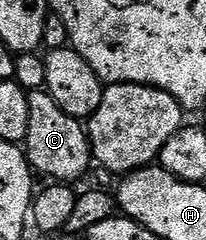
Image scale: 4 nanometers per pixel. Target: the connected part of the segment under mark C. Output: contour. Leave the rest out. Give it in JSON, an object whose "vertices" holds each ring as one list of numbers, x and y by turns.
{"vertices":[[30,91,28,98,30,109,30,123,28,134,25,137,24,145,26,158,29,165,36,173,41,173,65,184,76,182,92,165,92,146,89,143,89,136,82,121,68,116,48,91]]}

